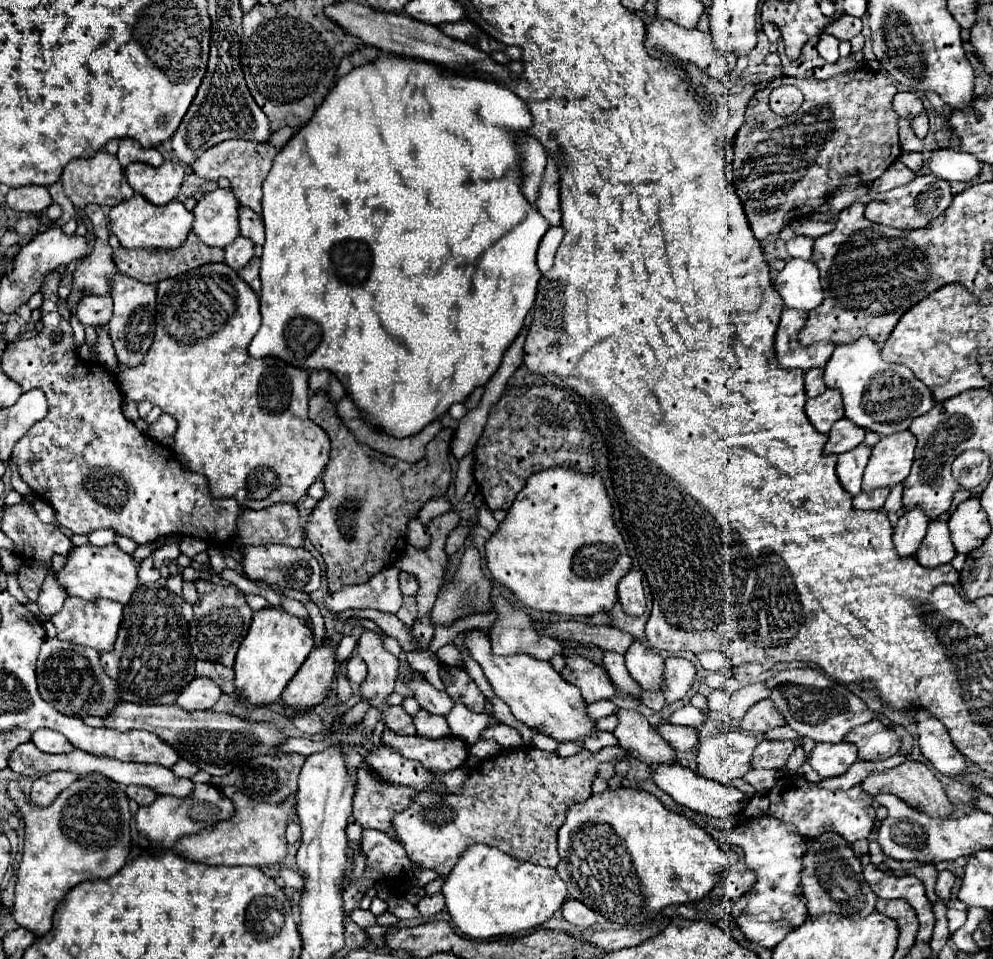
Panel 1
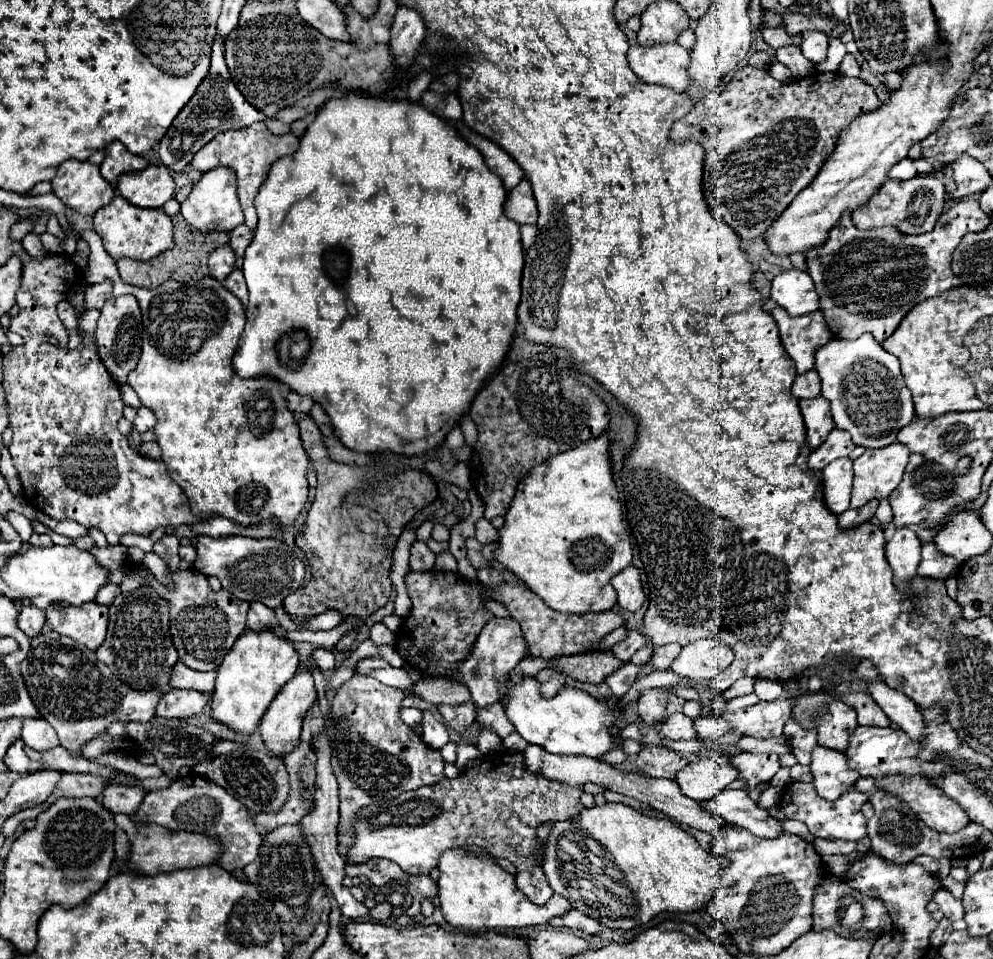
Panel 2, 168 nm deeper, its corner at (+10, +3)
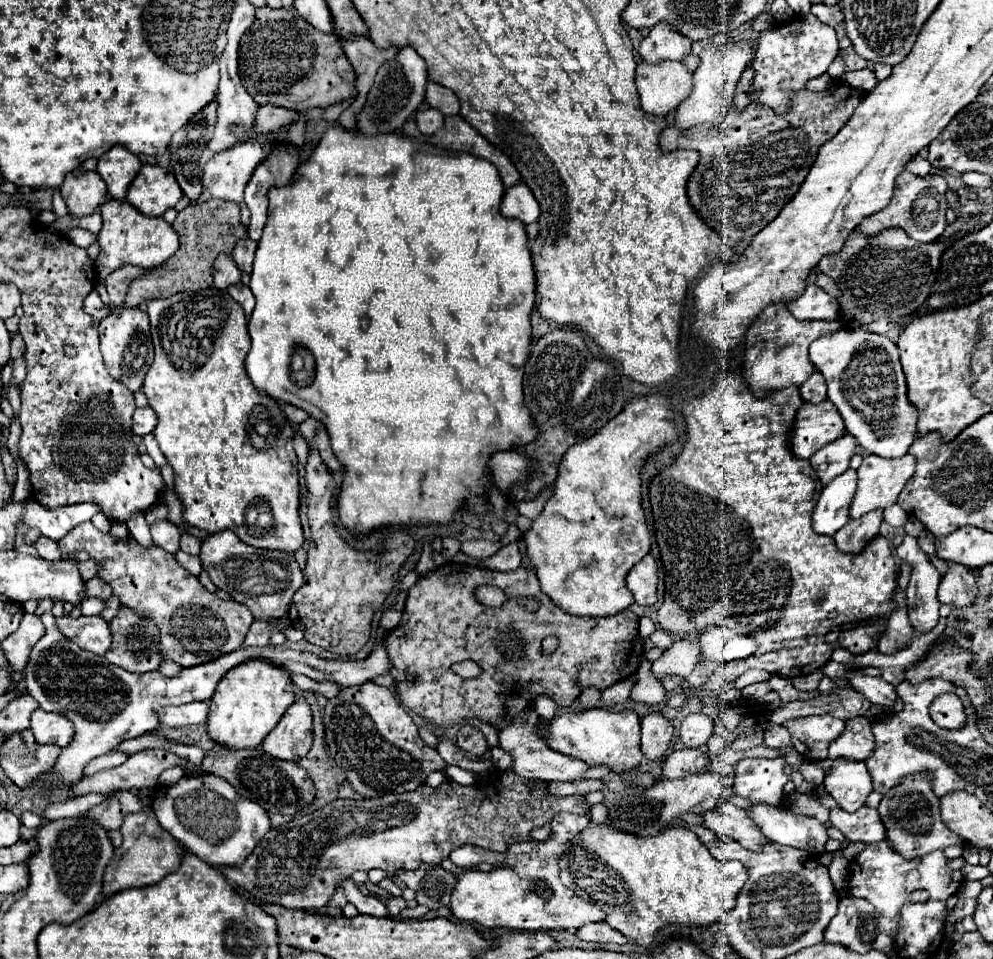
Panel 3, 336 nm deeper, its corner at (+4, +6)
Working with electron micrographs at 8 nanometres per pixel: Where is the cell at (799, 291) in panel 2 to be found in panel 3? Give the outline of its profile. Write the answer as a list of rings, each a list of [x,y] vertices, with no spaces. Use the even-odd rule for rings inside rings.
[[[808,285],[804,295],[790,301],[788,311],[798,321],[834,321],[840,317],[840,303],[818,285]]]

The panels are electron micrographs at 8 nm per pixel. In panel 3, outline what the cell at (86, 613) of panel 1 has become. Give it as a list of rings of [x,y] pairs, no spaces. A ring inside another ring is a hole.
[[[58,617],[56,619],[58,629],[64,637],[74,641],[80,649],[88,649],[94,655],[104,655],[110,649],[112,635],[110,627],[102,617]]]

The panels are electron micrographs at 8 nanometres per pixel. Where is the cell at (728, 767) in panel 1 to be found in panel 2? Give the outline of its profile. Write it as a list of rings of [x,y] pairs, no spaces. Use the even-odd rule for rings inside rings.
[[[714,750],[700,756],[700,760],[690,762],[676,774],[682,794],[692,800],[710,800],[736,778],[738,772],[730,762],[730,754],[714,754]]]

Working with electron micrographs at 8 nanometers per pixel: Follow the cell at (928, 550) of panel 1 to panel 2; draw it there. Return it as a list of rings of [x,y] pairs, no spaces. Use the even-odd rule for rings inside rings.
[[[934,540],[922,544],[922,560],[918,564],[918,574],[926,578],[946,578],[948,574],[954,574],[958,570],[958,562],[952,560],[952,556],[944,556]]]

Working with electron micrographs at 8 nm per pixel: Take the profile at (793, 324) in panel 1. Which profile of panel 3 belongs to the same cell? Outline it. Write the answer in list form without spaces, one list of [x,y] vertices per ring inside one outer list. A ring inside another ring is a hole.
[[[782,305],[766,307],[766,311],[758,317],[746,335],[744,381],[754,397],[768,397],[778,389],[802,385],[814,373],[814,365],[808,359],[810,343],[838,329],[840,321],[796,321]]]

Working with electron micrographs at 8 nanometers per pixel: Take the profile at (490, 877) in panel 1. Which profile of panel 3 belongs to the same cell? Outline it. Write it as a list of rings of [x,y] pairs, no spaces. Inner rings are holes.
[[[560,813],[552,819],[552,835],[544,843],[524,841],[512,845],[506,853],[492,853],[474,845],[456,847],[450,853],[450,861],[458,867],[488,863],[494,865],[492,871],[470,871],[458,873],[458,883],[450,897],[450,911],[456,919],[468,923],[480,923],[484,927],[504,927],[516,931],[564,931],[580,929],[586,923],[604,921],[606,913],[592,901],[580,899],[572,889],[560,883],[558,859],[564,853],[566,843],[586,829],[590,823],[588,815]],[[540,885],[550,891],[546,897],[540,893]]]

